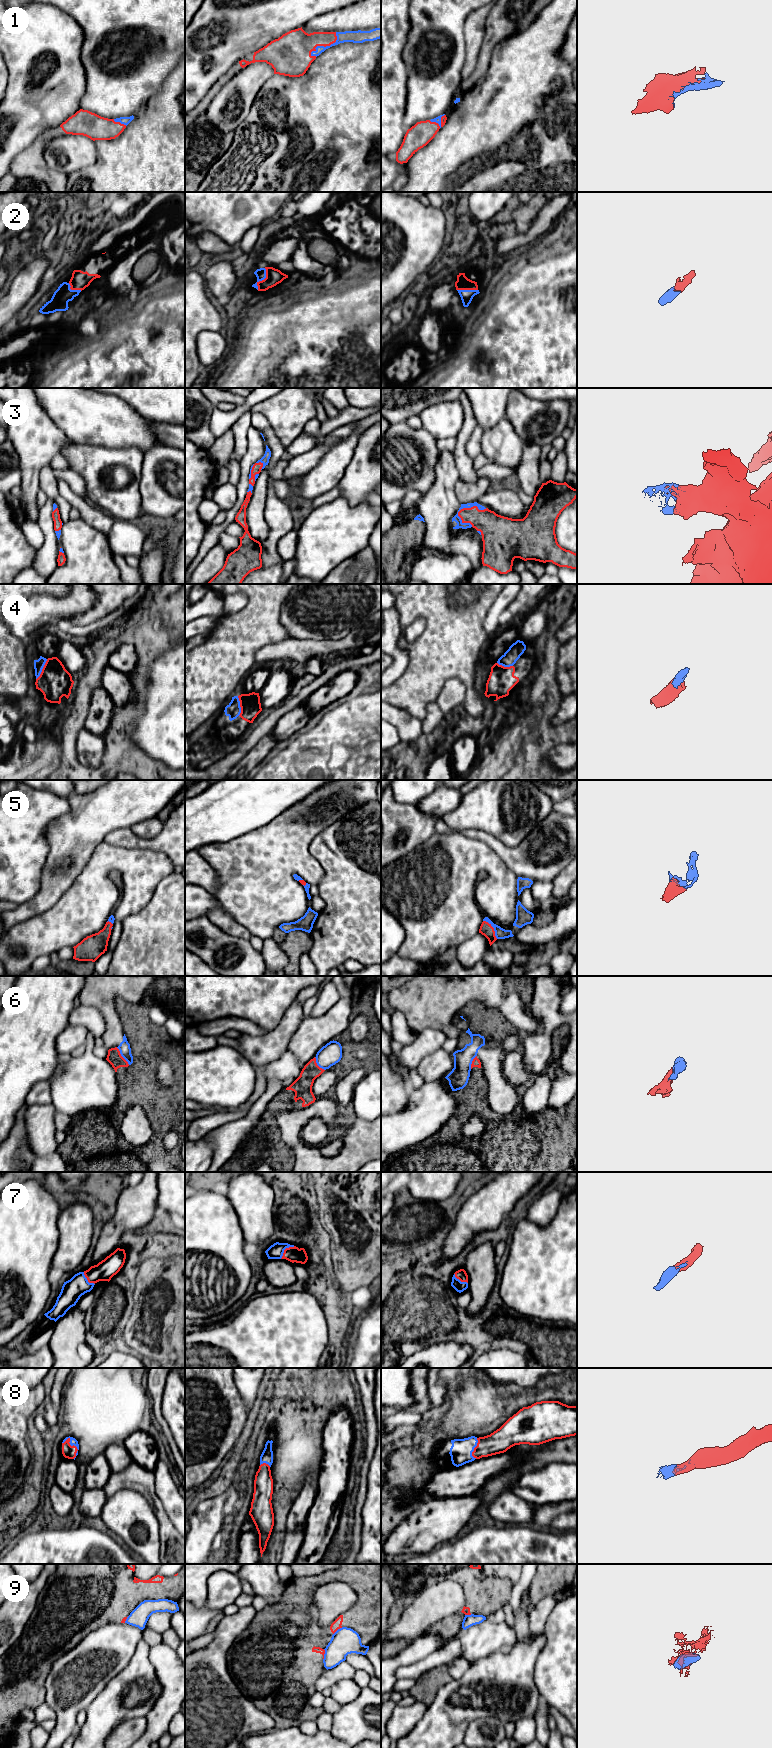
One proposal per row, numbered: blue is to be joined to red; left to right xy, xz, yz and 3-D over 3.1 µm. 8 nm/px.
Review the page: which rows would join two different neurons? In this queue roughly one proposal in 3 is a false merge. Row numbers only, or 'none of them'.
6, 9

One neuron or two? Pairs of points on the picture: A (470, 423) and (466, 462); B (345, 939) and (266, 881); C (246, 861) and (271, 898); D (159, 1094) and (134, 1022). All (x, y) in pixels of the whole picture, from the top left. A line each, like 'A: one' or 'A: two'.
A: one
B: two
C: one
D: one

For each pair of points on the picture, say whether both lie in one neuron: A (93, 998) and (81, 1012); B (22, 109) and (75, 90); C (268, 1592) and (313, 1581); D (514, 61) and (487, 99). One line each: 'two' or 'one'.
A: two
B: one
C: two
D: one

